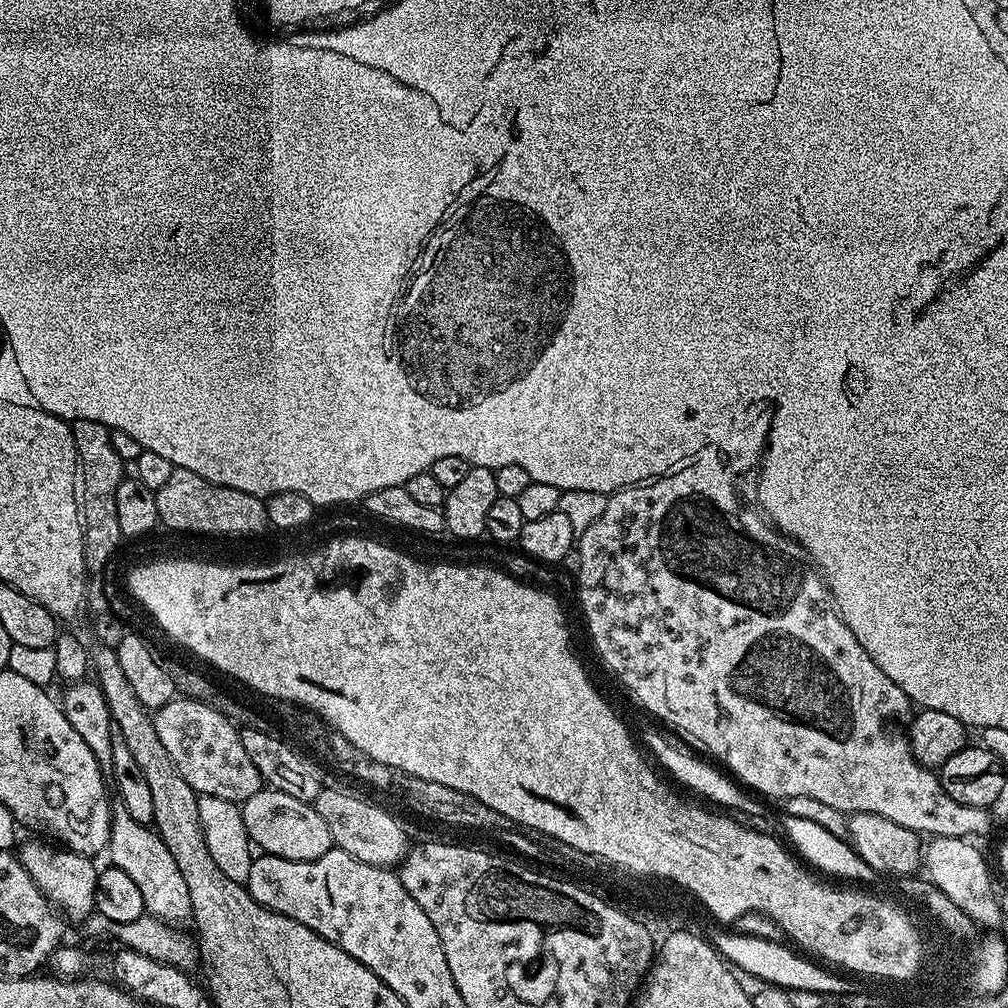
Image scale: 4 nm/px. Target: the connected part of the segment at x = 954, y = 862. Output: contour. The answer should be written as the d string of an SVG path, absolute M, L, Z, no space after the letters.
M938 836L927 841L922 852L922 868L927 879L937 885L946 898L968 915L981 929L996 928L1000 922L1000 908L996 904L996 888L992 885L992 872L984 856L975 848L971 839L946 838Z

